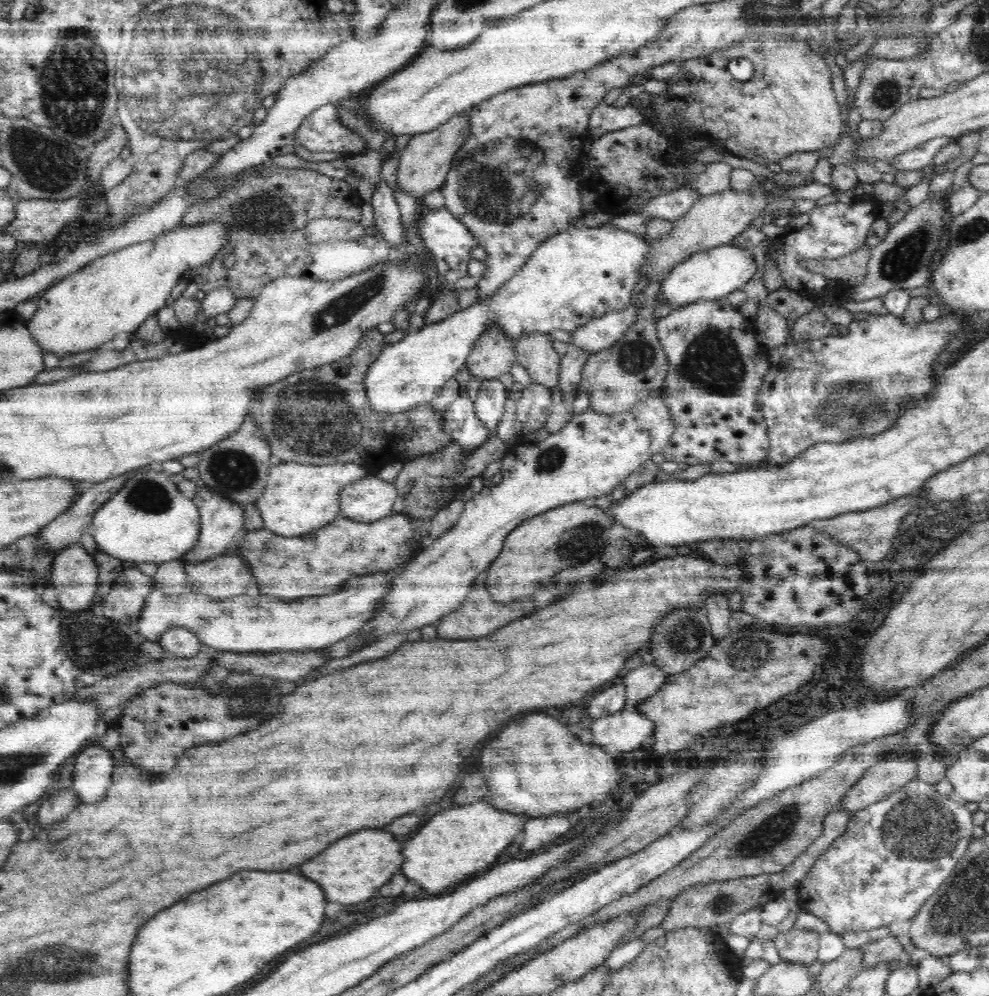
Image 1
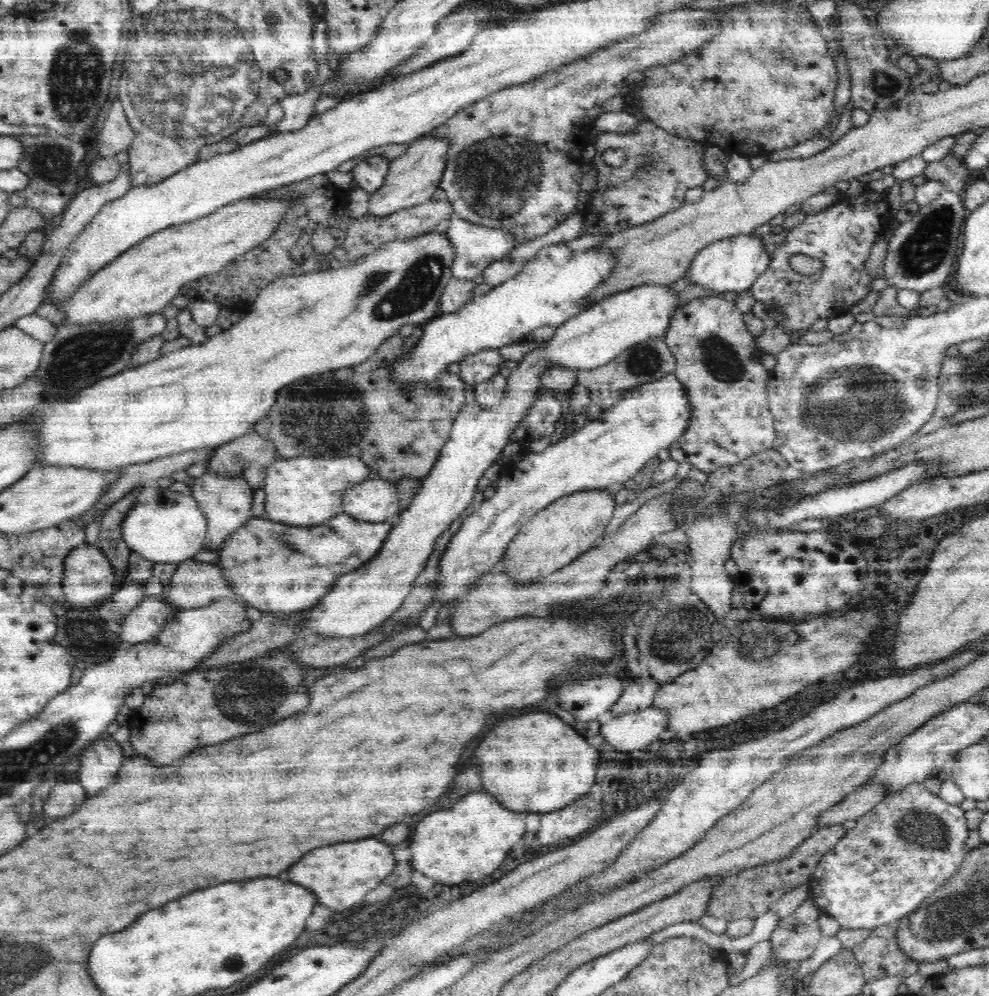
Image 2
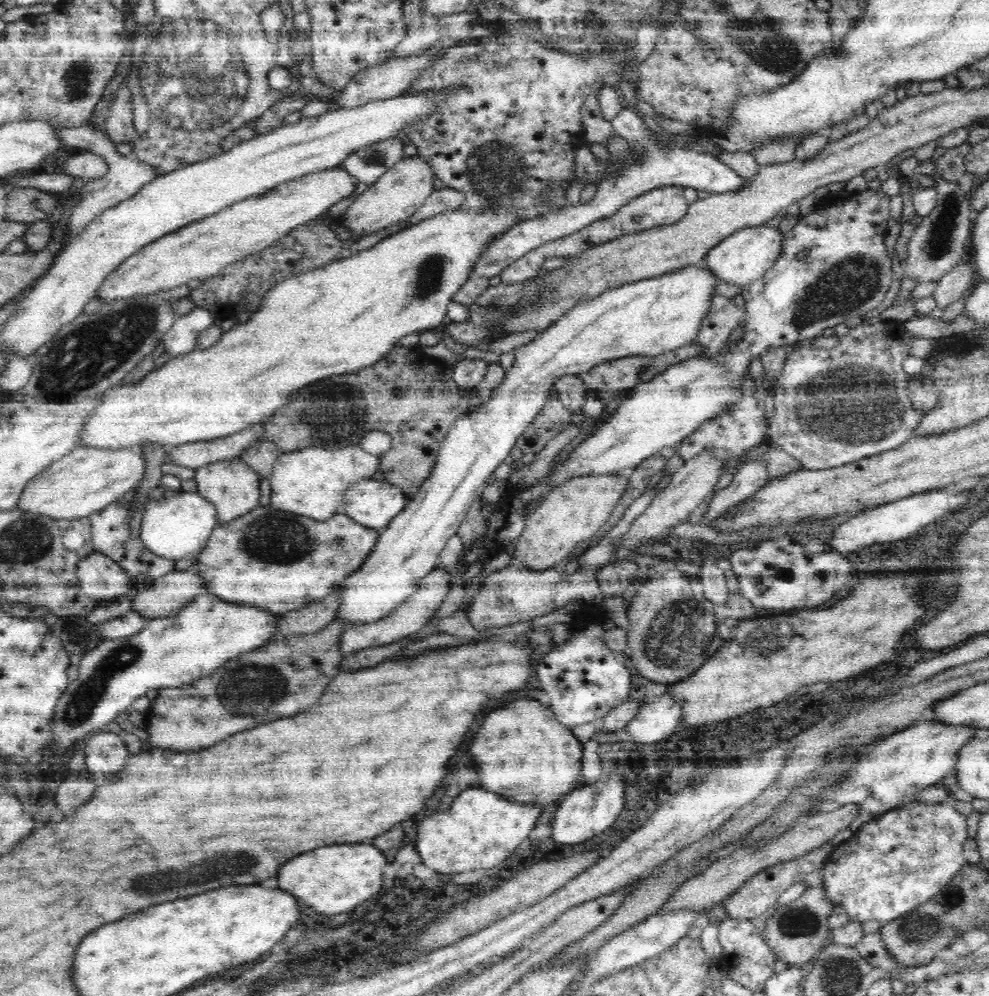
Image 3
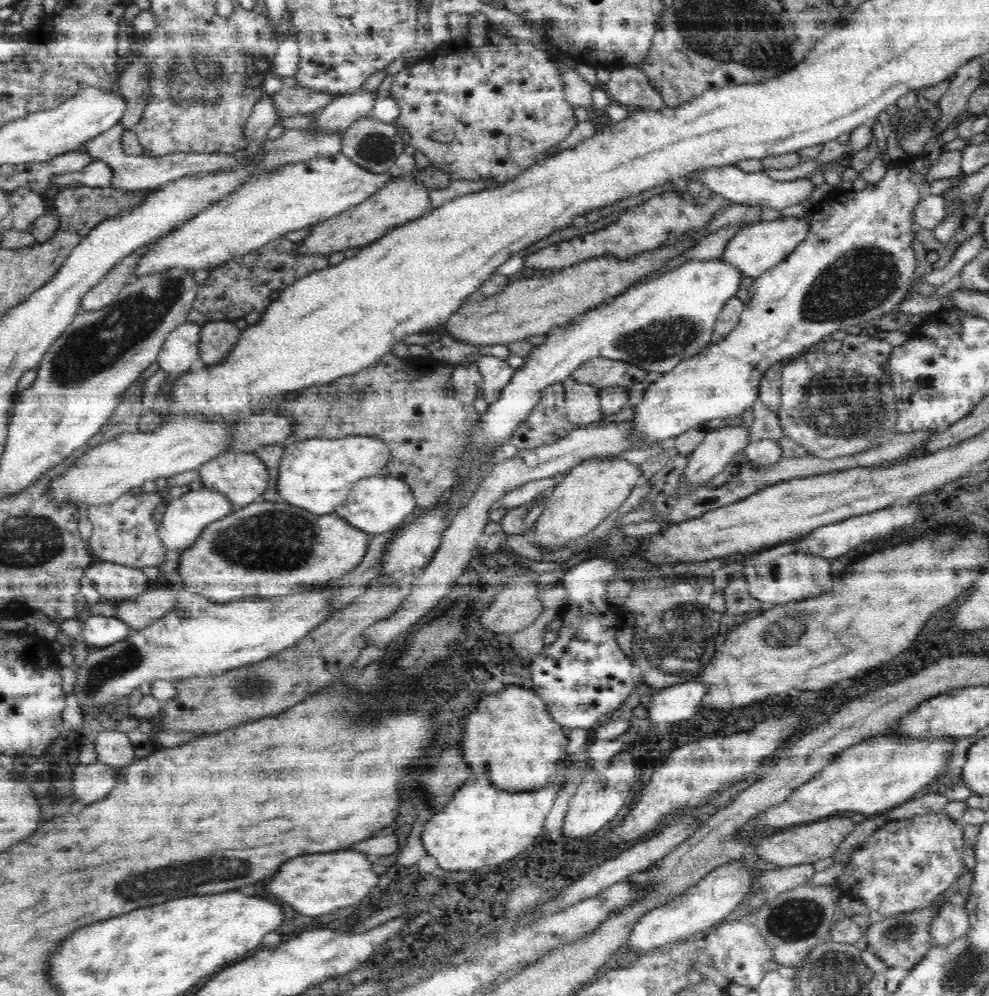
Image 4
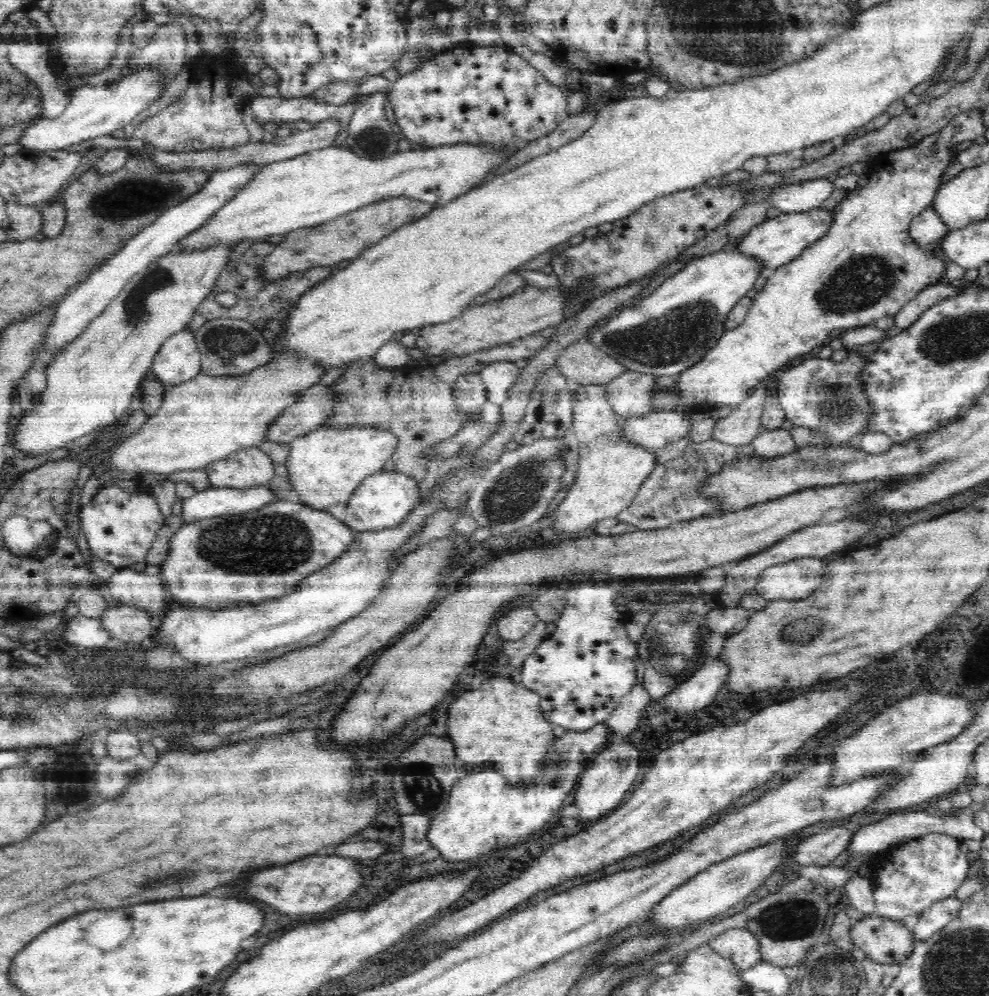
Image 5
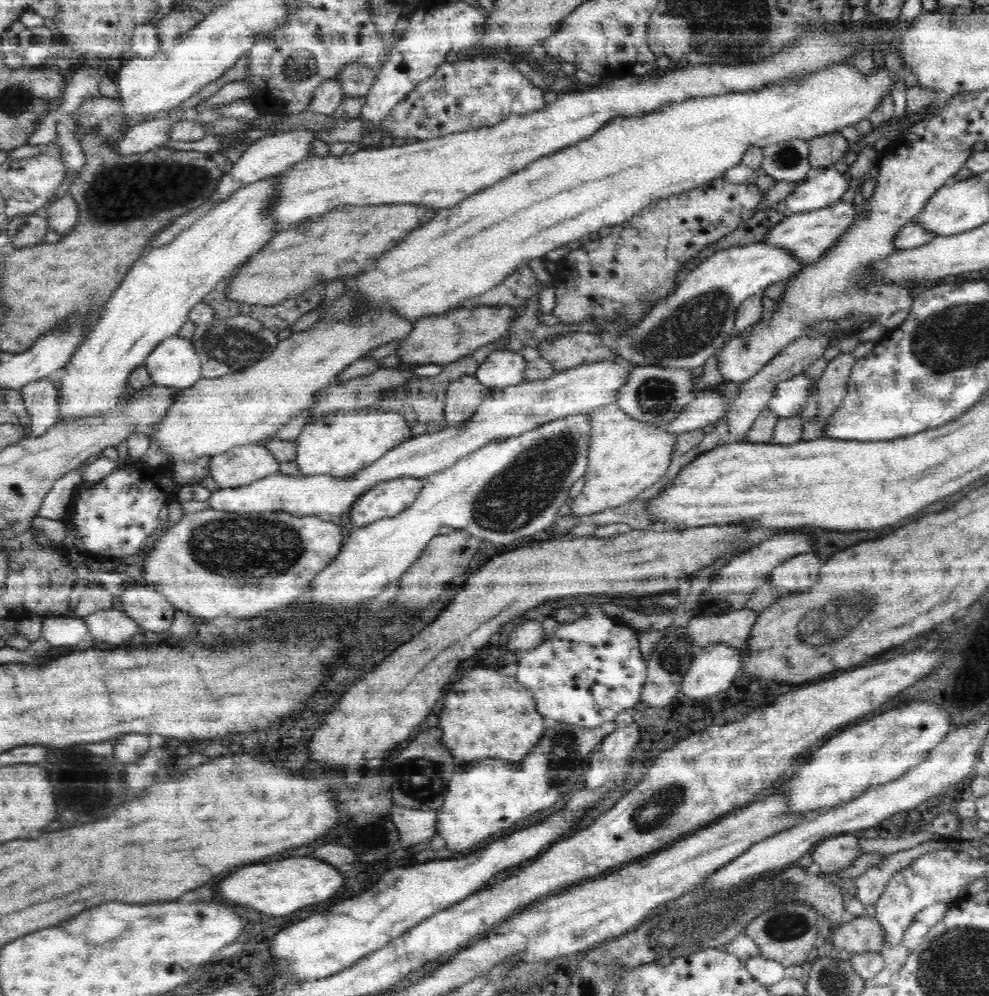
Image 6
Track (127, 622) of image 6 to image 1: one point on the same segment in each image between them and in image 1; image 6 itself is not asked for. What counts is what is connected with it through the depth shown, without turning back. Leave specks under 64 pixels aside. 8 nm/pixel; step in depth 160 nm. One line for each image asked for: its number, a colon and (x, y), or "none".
1: (228, 575)
2: (194, 584)
3: (168, 594)
4: (153, 603)
5: (128, 624)

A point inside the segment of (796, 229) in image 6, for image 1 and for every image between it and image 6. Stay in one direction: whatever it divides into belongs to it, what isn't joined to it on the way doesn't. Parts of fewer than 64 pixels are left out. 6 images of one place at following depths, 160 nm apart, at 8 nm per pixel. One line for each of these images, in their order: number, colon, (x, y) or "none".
1: (714, 273)
2: (732, 264)
3: (743, 257)
4: (758, 247)
5: (776, 241)

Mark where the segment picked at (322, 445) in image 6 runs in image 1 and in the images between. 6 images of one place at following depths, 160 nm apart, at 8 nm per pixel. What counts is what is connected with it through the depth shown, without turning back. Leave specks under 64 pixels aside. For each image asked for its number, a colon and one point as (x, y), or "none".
1: (299, 498)
2: (304, 491)
3: (312, 481)
4: (317, 474)
5: (325, 466)

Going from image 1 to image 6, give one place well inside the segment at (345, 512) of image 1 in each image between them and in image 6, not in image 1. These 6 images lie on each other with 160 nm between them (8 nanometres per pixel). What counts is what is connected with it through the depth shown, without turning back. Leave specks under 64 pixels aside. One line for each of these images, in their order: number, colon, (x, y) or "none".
2: (375, 500)
3: (372, 503)
4: (377, 504)
5: (382, 500)
6: (386, 499)

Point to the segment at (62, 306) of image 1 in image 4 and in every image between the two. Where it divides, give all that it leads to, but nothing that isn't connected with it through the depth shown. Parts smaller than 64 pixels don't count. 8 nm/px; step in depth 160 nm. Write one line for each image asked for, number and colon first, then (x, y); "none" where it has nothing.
2: (142, 280)
3: (201, 249)
4: (266, 207)

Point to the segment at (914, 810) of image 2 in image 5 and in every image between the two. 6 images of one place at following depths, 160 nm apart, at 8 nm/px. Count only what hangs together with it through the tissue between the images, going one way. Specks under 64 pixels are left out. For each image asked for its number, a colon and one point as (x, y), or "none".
3: (903, 858)
4: (907, 864)
5: (911, 877)

